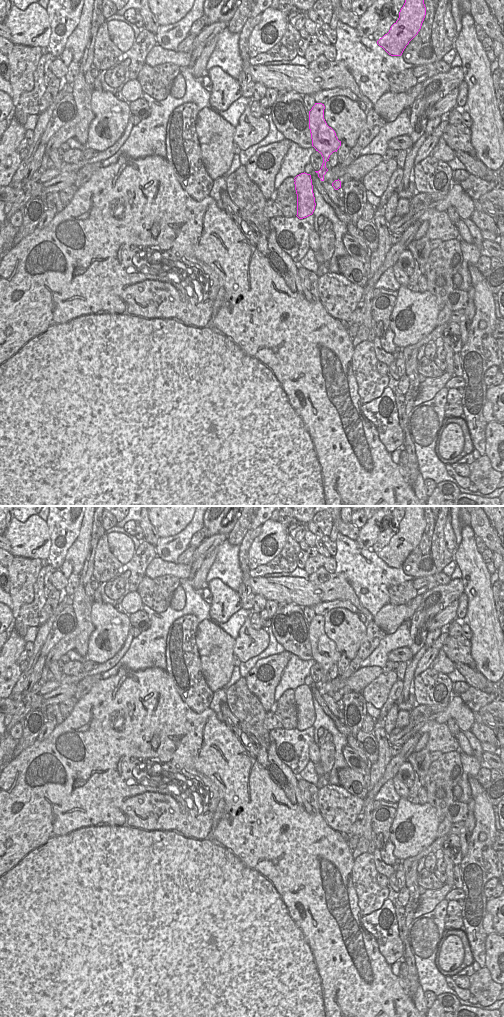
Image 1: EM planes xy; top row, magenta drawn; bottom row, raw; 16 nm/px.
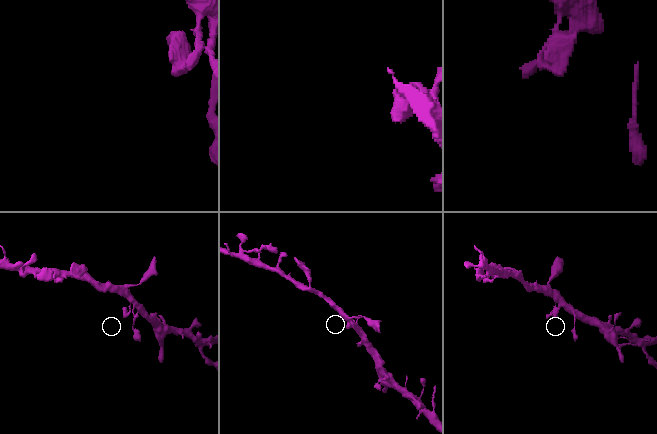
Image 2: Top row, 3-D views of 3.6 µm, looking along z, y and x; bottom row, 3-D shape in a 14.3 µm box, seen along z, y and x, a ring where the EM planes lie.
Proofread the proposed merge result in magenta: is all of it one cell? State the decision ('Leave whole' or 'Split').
Leave whole

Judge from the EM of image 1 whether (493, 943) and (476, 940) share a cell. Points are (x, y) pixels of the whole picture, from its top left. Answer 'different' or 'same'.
different

